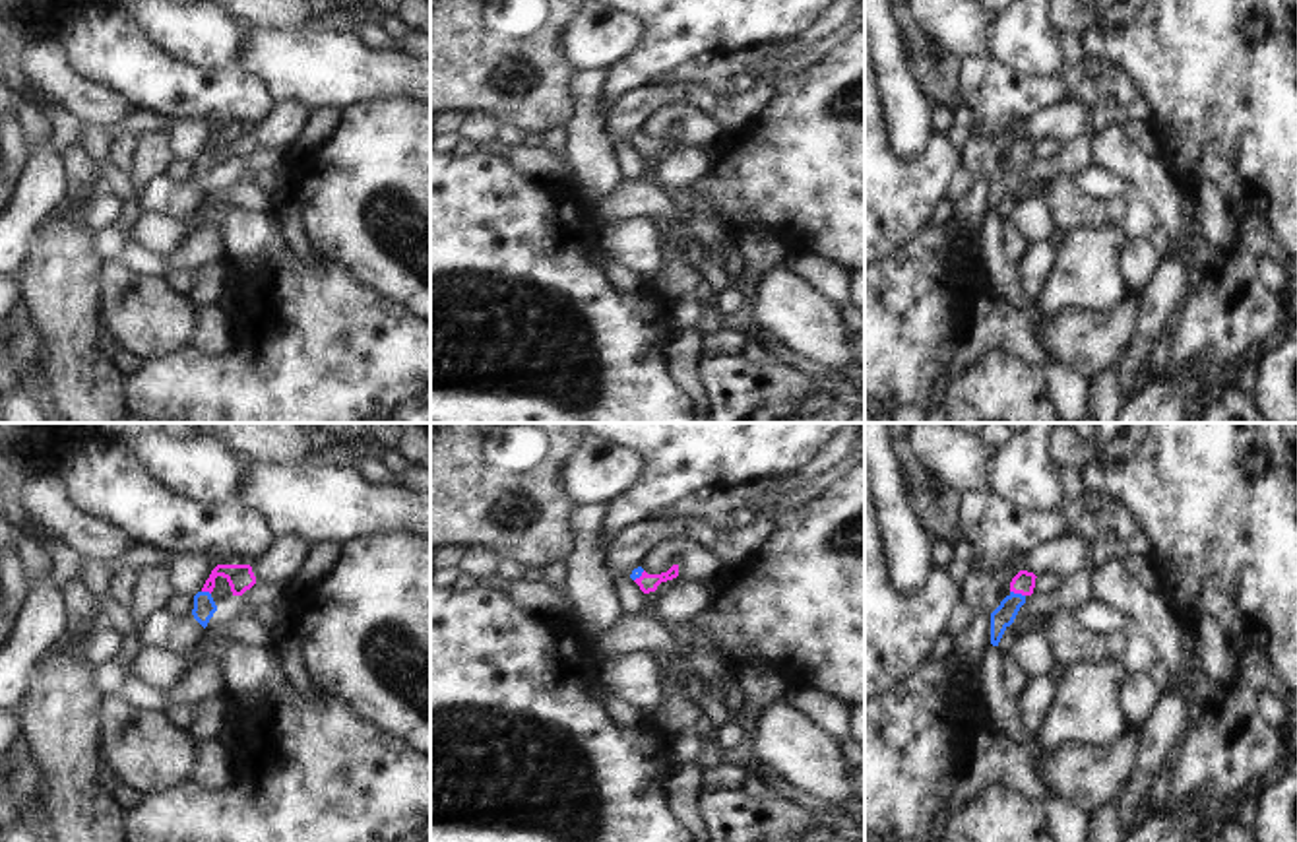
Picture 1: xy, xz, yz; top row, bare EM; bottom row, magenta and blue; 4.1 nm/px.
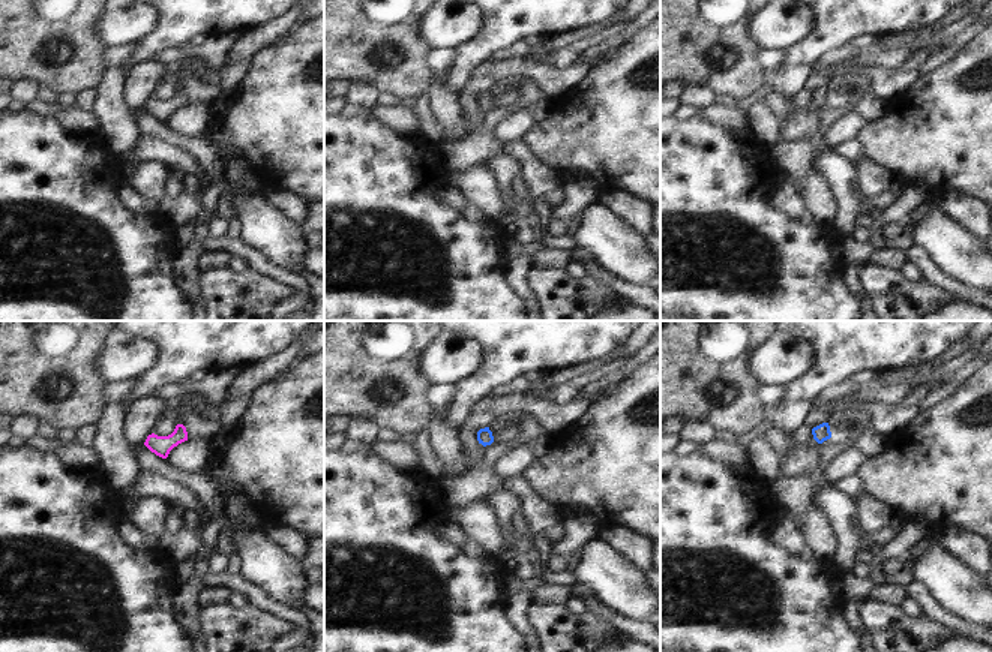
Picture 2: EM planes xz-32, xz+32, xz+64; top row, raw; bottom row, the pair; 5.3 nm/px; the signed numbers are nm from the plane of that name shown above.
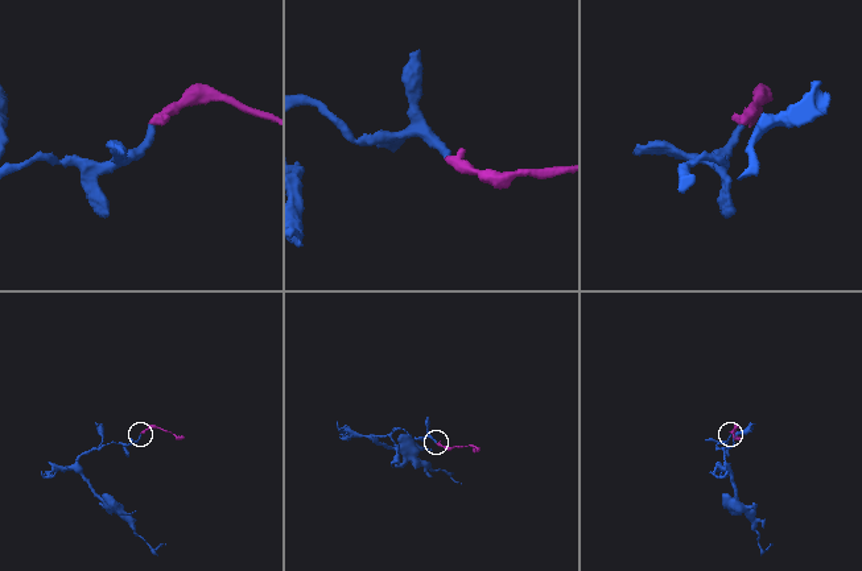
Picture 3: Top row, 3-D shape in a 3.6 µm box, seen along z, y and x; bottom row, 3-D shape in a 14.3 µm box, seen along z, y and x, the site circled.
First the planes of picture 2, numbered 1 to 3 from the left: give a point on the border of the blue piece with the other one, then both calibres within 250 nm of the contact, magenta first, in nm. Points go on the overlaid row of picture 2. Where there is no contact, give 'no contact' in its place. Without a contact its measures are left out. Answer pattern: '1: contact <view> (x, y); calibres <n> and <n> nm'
1: no contact
2: no contact
3: no contact

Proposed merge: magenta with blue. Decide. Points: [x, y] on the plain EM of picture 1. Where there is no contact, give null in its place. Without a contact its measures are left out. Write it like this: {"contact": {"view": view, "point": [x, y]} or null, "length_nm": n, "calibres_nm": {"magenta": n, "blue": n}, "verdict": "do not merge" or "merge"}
{"contact": {"view": "yz", "point": [1018, 158]}, "length_nm": 70, "calibres_nm": {"magenta": 90, "blue": 90}, "verdict": "merge"}

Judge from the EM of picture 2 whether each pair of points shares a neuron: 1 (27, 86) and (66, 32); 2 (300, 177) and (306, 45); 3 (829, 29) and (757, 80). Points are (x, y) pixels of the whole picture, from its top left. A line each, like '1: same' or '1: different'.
1: different
2: same
3: different

